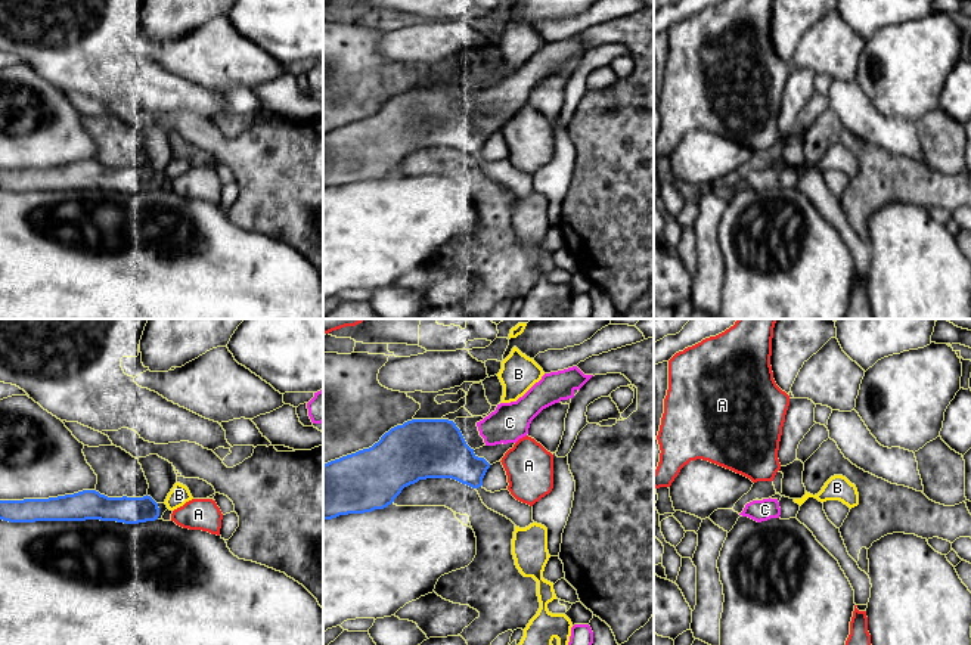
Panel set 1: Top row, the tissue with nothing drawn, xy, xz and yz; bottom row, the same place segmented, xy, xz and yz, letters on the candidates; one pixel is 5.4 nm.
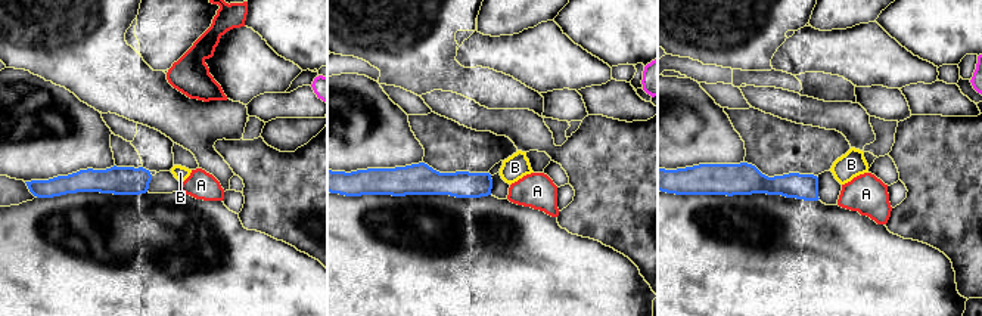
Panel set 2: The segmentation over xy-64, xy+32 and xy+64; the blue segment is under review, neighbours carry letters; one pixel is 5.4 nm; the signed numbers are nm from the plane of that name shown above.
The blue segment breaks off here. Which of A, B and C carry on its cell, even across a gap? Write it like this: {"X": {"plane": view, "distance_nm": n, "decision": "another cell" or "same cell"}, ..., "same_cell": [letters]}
{"A": {"plane": "xz", "distance_nm": 70, "decision": "another cell"}, "B": {"plane": "xy", "distance_nm": 40, "decision": "another cell"}, "C": {"plane": "xz", "distance_nm": 70, "decision": "same cell"}, "same_cell": ["C"]}

